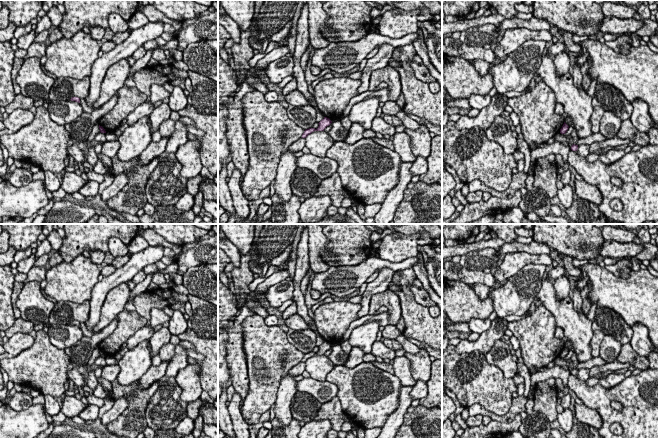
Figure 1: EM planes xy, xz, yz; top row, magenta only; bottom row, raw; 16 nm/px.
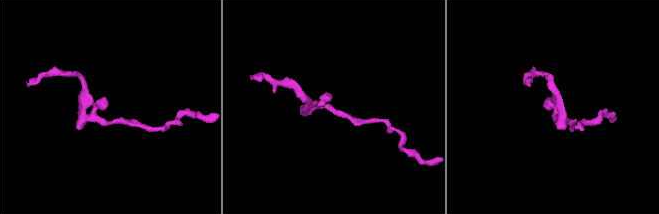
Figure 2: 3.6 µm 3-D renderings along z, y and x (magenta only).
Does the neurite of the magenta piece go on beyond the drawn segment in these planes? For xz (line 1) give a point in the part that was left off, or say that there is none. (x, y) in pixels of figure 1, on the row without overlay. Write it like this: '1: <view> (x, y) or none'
1: none

